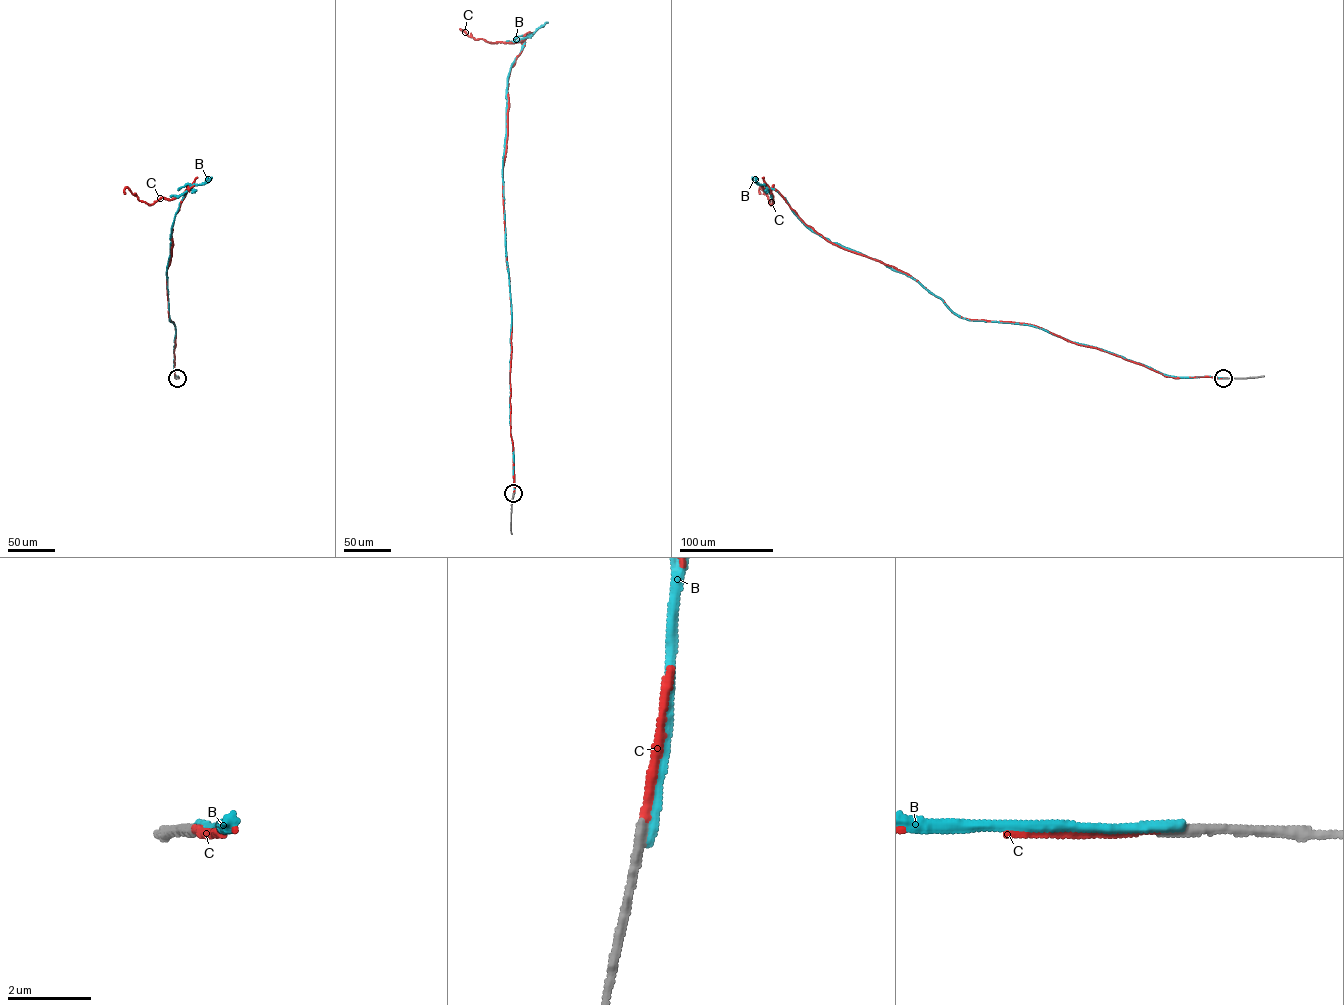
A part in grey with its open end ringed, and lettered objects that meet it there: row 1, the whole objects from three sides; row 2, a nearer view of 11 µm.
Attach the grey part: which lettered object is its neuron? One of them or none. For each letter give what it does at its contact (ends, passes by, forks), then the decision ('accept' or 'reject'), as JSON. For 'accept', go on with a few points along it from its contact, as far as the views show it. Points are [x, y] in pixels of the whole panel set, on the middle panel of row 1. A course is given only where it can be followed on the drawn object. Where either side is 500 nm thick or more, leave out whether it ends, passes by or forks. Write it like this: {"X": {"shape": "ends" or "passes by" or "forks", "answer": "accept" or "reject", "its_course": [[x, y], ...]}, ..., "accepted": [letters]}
{"B": {"shape": "ends", "answer": "reject"}, "C": {"shape": "ends", "answer": "accept", "its_course": [[513, 493], [512, 324], [503, 166], [507, 134], [507, 81], [524, 42], [490, 43], [475, 39], [461, 30]]}, "accepted": ["C"]}

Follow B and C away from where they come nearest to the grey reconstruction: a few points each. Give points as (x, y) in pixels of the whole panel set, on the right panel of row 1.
B: (1223, 378), (1170, 376), (1038, 327), (963, 318), (911, 277), (812, 231), (778, 192), (757, 184), (752, 177)
C: (1223, 378), (1166, 376), (1033, 325), (963, 318), (908, 274), (827, 241), (773, 185), (771, 204), (760, 194)

